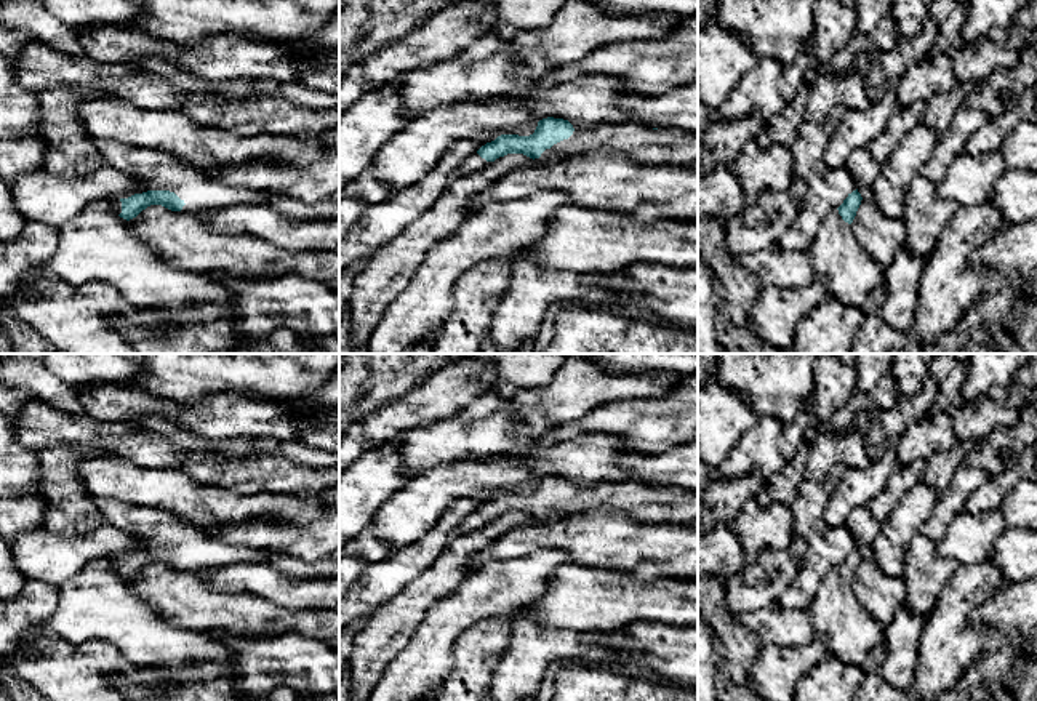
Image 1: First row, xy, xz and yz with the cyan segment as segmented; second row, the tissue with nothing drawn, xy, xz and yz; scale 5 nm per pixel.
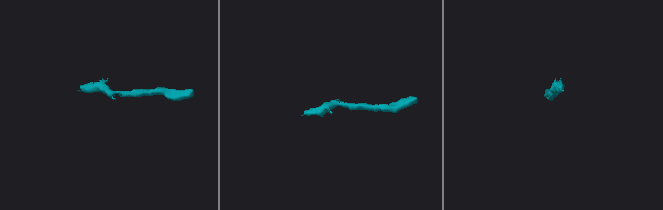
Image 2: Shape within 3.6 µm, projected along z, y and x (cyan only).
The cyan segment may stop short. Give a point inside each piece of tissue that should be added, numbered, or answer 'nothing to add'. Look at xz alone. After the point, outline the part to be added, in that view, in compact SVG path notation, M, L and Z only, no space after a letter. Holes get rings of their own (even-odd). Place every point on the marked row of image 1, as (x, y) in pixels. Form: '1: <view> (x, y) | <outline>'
1: xz (645, 144) | M608 122L576 128L568 139L546 149L535 163L557 163L594 152L624 152L643 163L690 165L698 162L698 134L653 130L634 122Z

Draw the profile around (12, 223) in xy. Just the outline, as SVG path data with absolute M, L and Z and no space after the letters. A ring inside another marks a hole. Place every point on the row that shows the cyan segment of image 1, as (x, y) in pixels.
M0 178L0 242L13 242L26 224L27 219L14 205L11 187Z

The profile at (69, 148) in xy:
M77 83L37 93L40 117L38 138L46 144L43 170L51 174L86 174L104 163L96 141L83 128L80 106L101 94Z

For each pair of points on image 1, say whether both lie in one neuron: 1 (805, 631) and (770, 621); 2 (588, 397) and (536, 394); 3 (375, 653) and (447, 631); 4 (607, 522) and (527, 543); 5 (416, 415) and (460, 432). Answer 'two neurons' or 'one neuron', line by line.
1: one neuron
2: one neuron
3: two neurons
4: one neuron
5: two neurons

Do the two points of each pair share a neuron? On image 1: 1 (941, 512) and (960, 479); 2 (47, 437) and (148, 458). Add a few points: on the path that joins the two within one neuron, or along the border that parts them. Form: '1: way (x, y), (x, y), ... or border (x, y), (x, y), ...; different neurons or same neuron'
1: way (949, 504), (960, 487); same neuron
2: way (72, 432), (100, 432), (106, 437), (122, 439); same neuron

